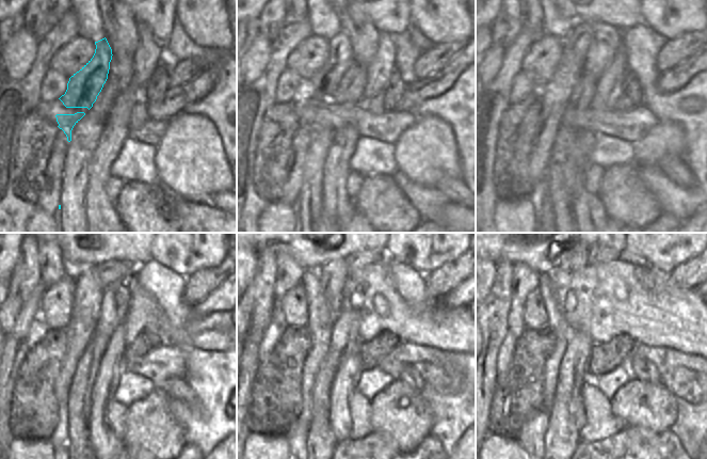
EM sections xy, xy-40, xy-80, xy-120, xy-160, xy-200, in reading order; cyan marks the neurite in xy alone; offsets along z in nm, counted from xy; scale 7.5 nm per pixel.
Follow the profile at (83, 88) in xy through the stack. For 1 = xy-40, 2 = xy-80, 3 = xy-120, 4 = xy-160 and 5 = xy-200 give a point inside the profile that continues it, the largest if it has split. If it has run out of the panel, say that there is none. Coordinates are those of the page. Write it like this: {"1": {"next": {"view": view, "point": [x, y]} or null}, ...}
{"1": {"next": {"view": "xy-40", "point": [317, 90]}}, "2": {"next": {"view": "xy-80", "point": [575, 49]}}, "3": {"next": {"view": "xy-120", "point": [90, 286]}}, "4": {"next": {"view": "xy-160", "point": [333, 274]}}, "5": {"next": {"view": "xy-200", "point": [577, 259]}}}

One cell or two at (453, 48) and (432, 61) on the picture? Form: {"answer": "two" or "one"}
{"answer": "one"}

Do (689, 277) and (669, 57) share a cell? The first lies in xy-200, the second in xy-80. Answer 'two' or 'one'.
one

